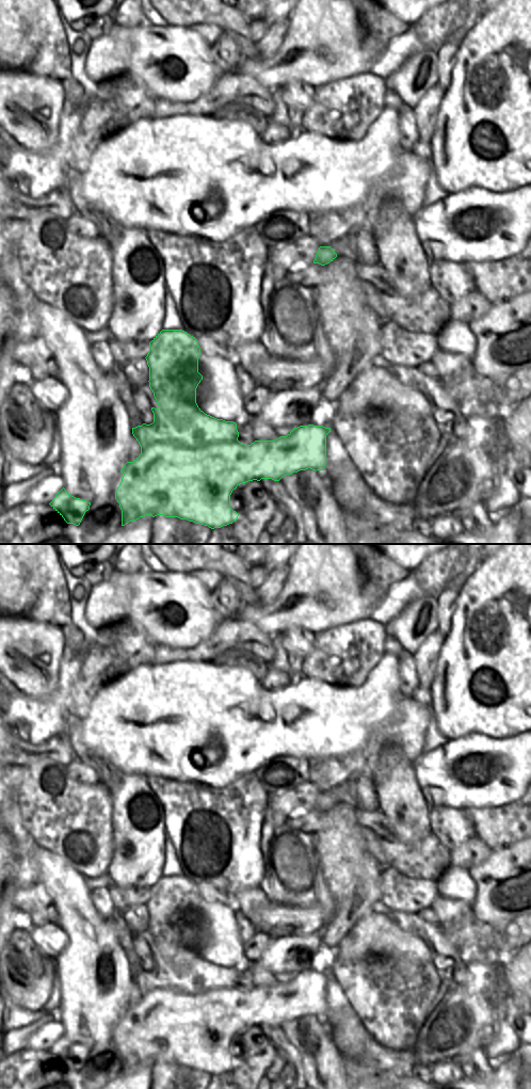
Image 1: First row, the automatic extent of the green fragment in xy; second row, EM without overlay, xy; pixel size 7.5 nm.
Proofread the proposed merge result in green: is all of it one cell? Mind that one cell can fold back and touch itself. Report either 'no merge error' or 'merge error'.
merge error

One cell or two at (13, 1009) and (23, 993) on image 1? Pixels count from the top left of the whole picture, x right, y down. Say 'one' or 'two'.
two

